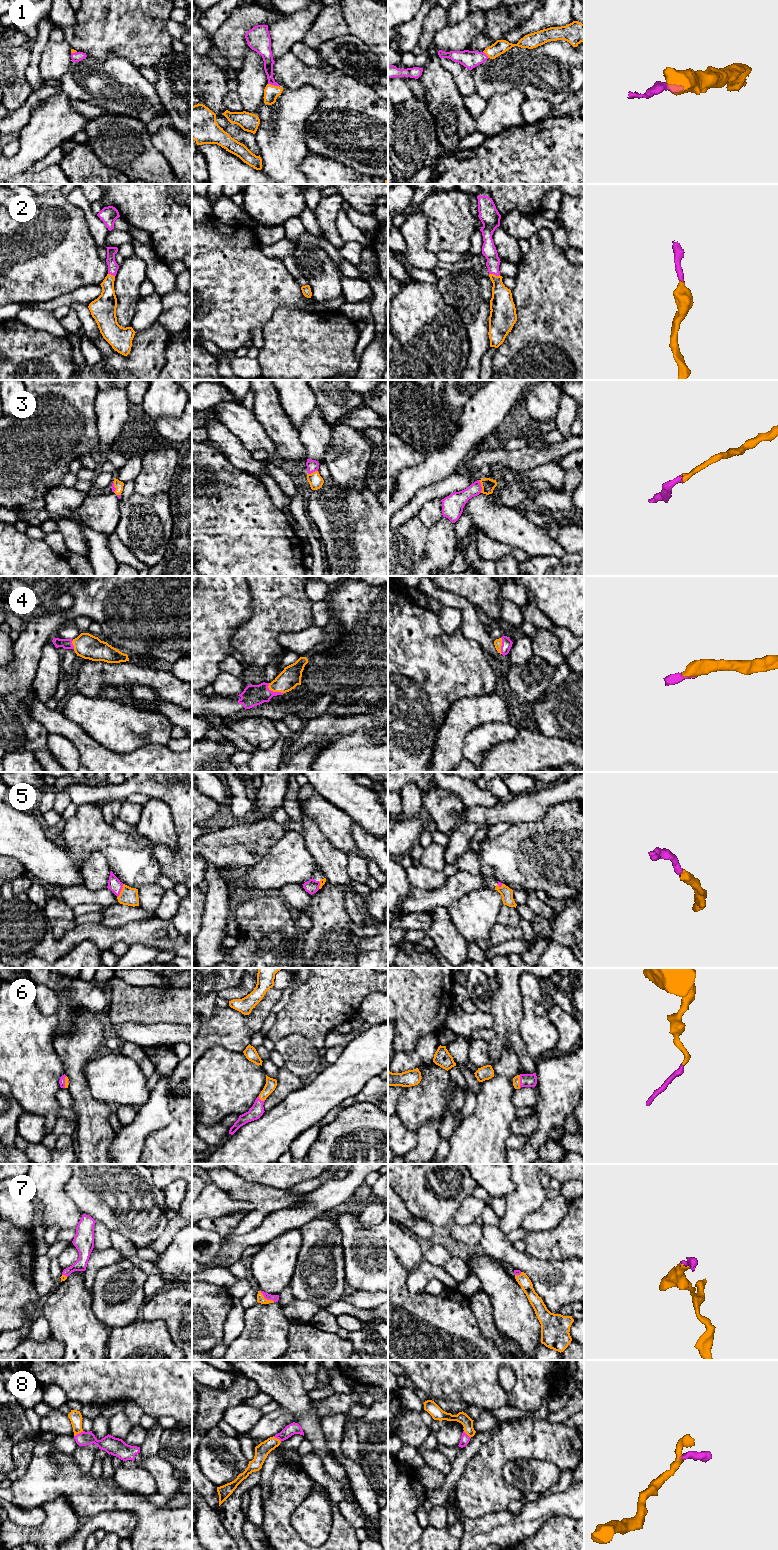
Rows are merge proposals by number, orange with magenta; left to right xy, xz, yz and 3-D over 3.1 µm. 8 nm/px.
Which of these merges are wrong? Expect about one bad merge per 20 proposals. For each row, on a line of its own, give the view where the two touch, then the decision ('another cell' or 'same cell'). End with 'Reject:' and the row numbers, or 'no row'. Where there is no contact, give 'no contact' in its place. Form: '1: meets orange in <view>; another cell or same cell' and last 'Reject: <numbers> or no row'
1: meets orange in xz; same cell
2: meets orange in yz; same cell
3: meets orange in yz; same cell
4: meets orange in xz; same cell
5: meets orange in xy; same cell
6: meets orange in yz; same cell
7: meets orange in xz; same cell
8: meets orange in xy; same cell
Reject: no row

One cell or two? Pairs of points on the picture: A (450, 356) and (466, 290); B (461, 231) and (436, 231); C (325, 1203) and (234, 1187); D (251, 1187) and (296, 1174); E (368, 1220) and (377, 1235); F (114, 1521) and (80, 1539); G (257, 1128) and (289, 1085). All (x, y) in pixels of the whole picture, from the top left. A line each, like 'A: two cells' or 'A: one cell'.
A: two cells
B: one cell
C: two cells
D: two cells
E: two cells
F: one cell
G: two cells

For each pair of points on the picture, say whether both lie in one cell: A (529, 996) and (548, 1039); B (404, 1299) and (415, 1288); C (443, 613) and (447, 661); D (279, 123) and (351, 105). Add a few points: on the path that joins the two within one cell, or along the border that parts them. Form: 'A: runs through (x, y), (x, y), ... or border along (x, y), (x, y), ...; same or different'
A: runs through (532, 1007), (537, 1028); same
B: border along (407, 1272), (406, 1288), (412, 1293), (423, 1294); different
C: border along (433, 612), (445, 632), (453, 633), (459, 628); different
D: border along (322, 97), (322, 100), (306, 121), (304, 139); different

